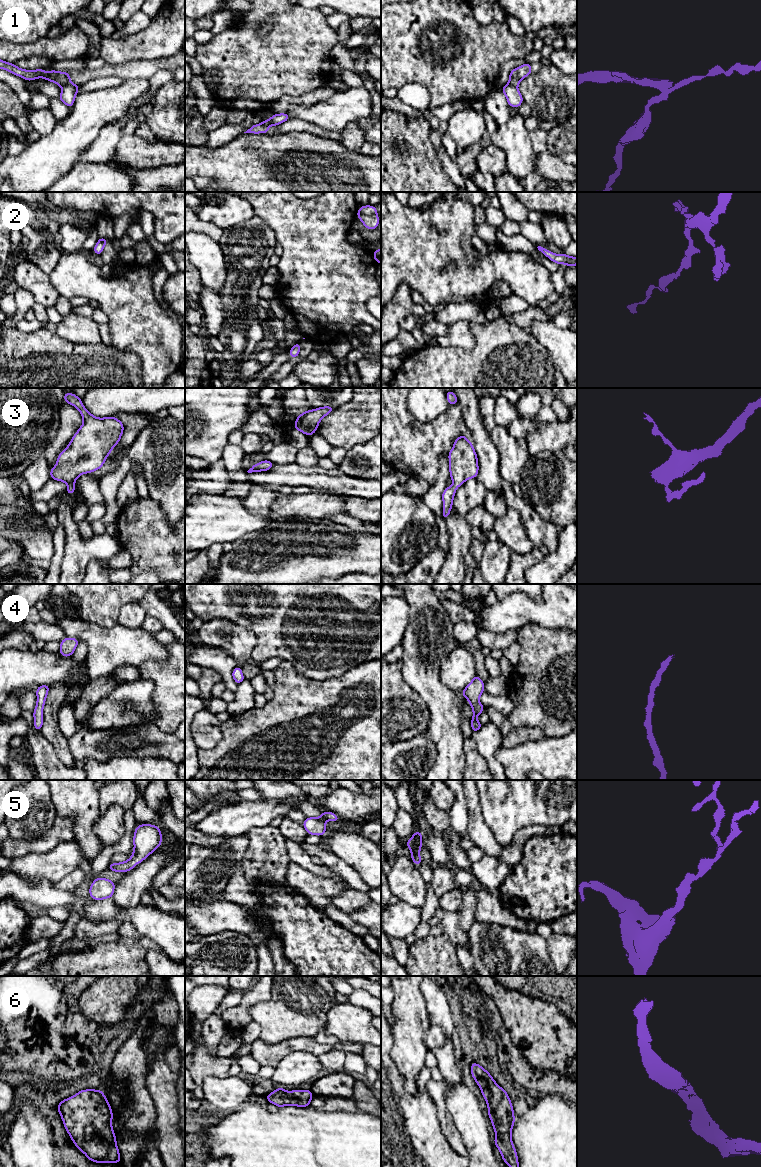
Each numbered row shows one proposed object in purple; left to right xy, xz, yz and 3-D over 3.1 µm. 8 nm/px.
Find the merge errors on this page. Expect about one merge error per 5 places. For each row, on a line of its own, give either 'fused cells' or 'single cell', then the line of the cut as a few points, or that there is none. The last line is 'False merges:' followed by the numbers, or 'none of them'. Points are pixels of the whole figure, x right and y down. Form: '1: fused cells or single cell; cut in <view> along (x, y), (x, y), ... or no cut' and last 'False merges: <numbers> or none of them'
1: fused cells; cut in yz along (508, 83), (516, 87)
2: single cell; no cut
3: single cell; no cut
4: single cell; no cut
5: single cell; no cut
6: single cell; no cut
False merges: 1

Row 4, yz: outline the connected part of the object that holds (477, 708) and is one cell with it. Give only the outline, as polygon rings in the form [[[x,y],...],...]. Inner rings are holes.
[[[476,674],[472,681],[466,686],[460,696],[467,698],[470,703],[473,716],[471,718],[471,728],[473,733],[477,732],[483,725],[476,719],[478,715],[485,709],[484,706],[479,702],[481,694],[484,692],[485,683]]]

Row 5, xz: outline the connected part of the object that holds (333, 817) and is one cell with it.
[[[325,811],[322,812],[322,815],[320,817],[307,817],[305,821],[302,823],[302,825],[304,826],[309,835],[323,836],[323,834],[327,830],[325,822],[328,820],[337,822],[340,819],[335,813]]]

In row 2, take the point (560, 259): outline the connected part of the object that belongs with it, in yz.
[[[538,246],[537,248],[542,254],[544,254],[551,261],[557,263],[558,265],[562,265],[564,263],[567,264],[567,267],[577,265],[577,257],[571,257],[564,253],[563,254],[554,254],[554,253],[550,252],[548,249],[543,248],[541,246]]]

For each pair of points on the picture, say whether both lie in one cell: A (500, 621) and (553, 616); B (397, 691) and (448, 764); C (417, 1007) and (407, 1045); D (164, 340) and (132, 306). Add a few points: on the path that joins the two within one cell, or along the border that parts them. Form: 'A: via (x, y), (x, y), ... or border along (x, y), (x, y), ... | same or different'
A: via (513, 613), (540, 613) | same
B: border along (428, 708), (429, 722), (424, 732) | different
C: via (408, 1016), (408, 1036) | same
D: via (156, 332), (138, 314) | same

